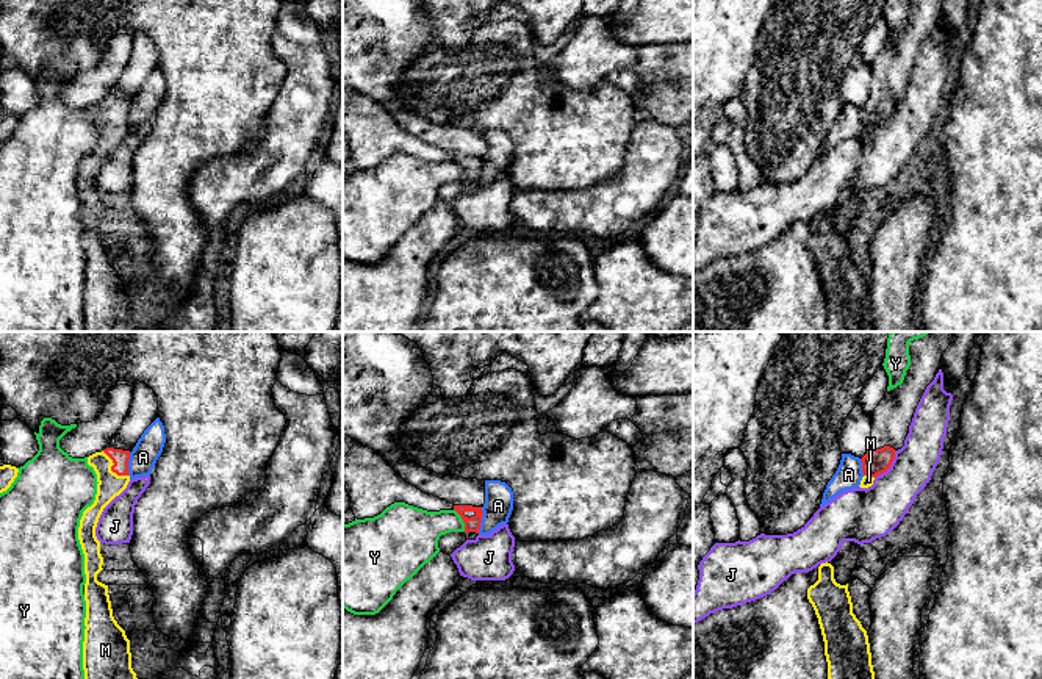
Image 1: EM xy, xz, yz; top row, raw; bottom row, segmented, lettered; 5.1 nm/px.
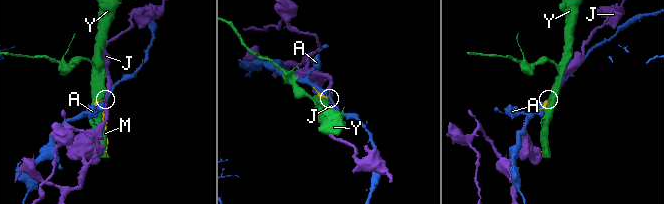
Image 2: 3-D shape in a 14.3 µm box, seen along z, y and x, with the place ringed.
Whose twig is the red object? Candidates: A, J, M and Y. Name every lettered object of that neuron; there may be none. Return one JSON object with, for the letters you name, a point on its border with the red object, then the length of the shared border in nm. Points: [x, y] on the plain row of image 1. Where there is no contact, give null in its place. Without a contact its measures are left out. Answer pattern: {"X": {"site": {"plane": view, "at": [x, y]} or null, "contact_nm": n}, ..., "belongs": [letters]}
{"M": {"site": {"plane": "xy", "at": [111, 119]}, "contact_nm": 190}, "belongs": ["M"]}

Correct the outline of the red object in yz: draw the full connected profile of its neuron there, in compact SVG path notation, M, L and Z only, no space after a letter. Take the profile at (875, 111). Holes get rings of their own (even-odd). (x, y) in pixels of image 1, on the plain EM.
M909 0L911 16L896 38L886 41L871 63L871 91L861 108L864 127L861 138L873 135L876 125L886 122L895 102L904 95L915 58L940 19L945 0Z

